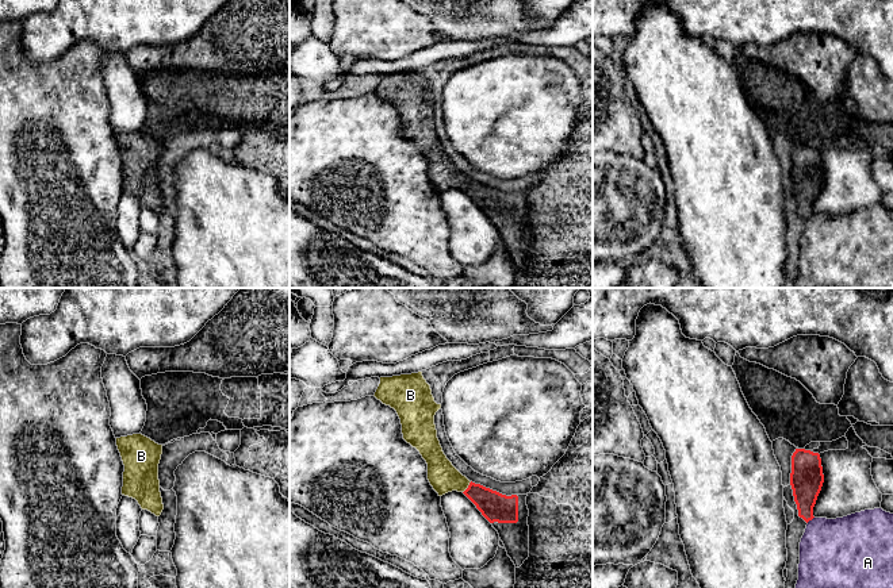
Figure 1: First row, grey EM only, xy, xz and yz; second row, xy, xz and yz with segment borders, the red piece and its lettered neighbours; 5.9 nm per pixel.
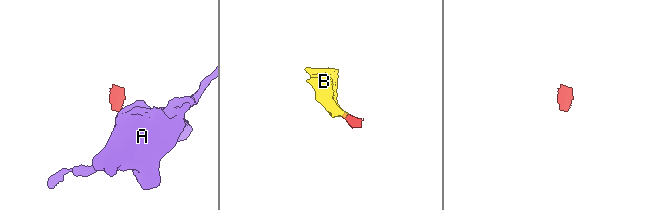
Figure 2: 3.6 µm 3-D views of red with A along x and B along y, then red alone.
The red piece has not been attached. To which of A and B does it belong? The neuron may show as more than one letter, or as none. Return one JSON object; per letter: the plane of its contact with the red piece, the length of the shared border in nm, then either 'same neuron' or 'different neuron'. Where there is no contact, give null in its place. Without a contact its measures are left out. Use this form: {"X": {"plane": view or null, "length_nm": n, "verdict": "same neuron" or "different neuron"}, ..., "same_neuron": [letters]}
{"A": {"plane": "yz", "length_nm": 60, "verdict": "different neuron"}, "B": {"plane": "xz", "length_nm": 90, "verdict": "same neuron"}, "same_neuron": ["B"]}

